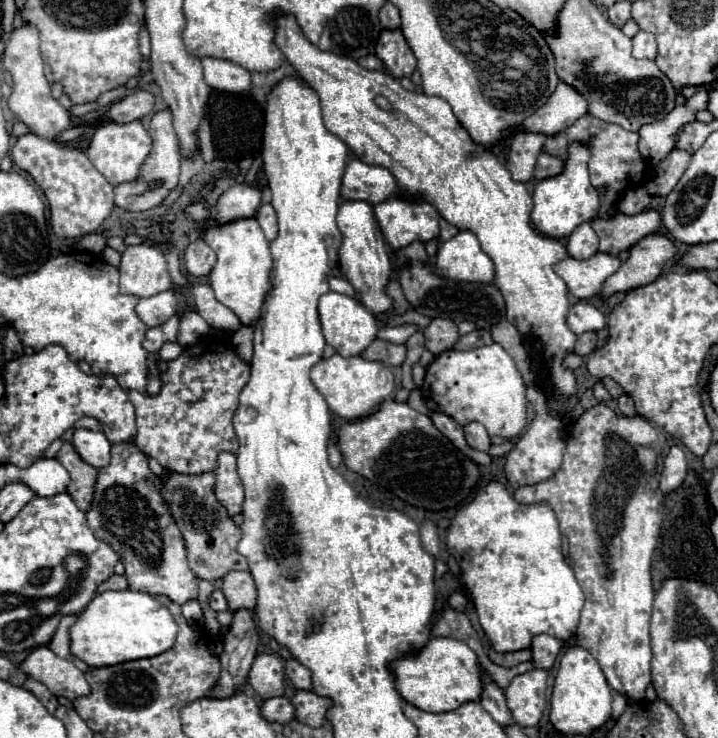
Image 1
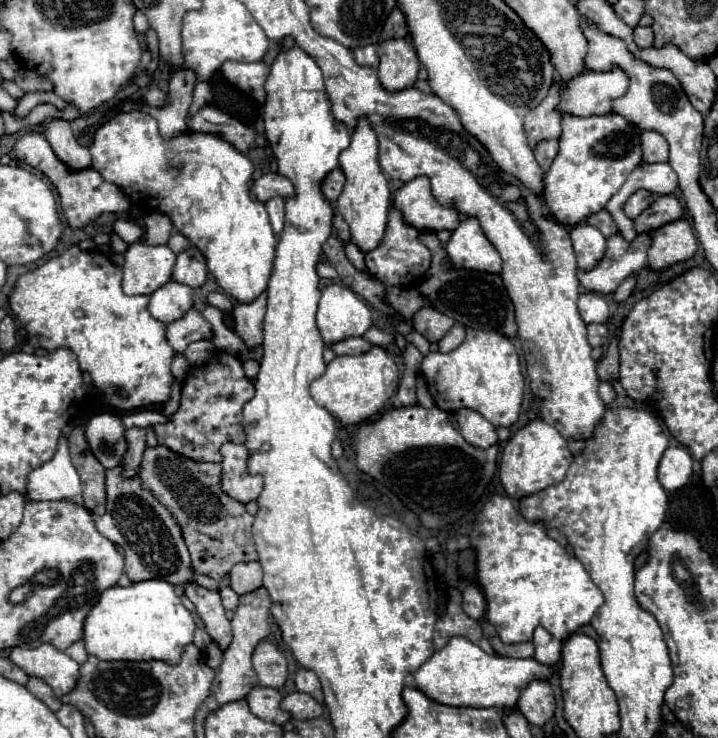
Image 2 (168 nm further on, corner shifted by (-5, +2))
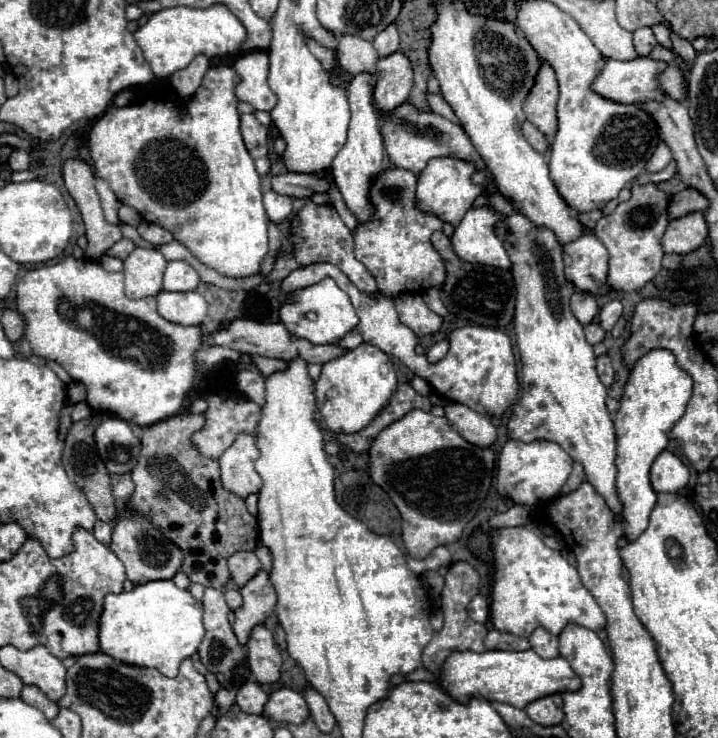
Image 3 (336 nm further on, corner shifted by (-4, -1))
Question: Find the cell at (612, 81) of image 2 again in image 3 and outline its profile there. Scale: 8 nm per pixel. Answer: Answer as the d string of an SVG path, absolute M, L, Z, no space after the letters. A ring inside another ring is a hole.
M636 58L636 60L606 60L604 70L594 80L594 92L606 96L608 100L618 100L618 104L638 104L644 100L662 100L662 88L656 82L656 76L666 68L664 62L656 62L650 58Z

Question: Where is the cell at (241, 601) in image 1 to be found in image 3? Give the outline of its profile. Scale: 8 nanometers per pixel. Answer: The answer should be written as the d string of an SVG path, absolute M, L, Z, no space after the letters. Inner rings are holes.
M236 552L234 556L228 558L228 566L230 566L230 576L238 588L242 588L262 570L262 564L254 552Z

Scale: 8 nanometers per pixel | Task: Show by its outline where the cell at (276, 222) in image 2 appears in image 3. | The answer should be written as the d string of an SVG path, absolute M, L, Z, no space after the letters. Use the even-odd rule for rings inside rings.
M266 190L264 192L264 208L266 208L266 214L268 214L270 222L282 224L292 214L292 198L280 196L272 190Z

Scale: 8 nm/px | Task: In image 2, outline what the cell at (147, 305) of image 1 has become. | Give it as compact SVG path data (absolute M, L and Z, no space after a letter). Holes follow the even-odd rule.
M169 281L149 297L147 309L155 319L163 323L173 323L181 319L191 307L193 307L193 289L189 285Z

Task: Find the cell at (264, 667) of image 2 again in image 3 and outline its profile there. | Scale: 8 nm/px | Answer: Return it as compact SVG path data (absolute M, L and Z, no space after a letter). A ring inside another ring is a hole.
M256 626L246 644L246 656L250 664L252 680L258 684L274 684L280 678L282 658L274 646L272 634L266 626Z

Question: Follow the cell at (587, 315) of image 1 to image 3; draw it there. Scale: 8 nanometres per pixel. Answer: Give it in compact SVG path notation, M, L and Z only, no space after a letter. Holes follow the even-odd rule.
M576 290L572 294L570 306L572 306L572 314L578 318L580 324L590 324L596 318L596 314L600 312L596 296L588 294L588 292L582 292L582 290Z

